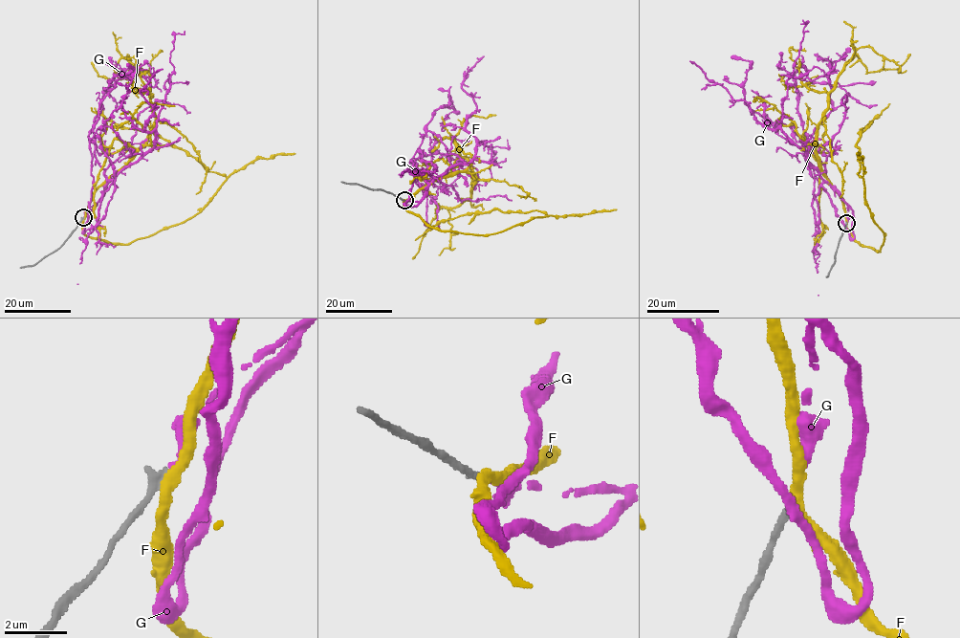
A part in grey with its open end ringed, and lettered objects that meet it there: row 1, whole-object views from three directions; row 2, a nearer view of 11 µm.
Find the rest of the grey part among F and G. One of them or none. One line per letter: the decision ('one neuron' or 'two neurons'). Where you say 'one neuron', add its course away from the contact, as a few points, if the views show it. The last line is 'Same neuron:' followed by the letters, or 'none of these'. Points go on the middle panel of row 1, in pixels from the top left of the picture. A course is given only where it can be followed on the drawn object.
F: two neurons
G: one neuron; course (405, 200), (420, 201), (436, 178), (473, 157), (476, 139), (465, 125), (477, 106), (462, 85), (484, 55)
Same neuron: G

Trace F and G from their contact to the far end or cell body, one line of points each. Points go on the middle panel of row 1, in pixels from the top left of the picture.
F: (404, 200), (408, 211), (433, 228), (475, 234), (548, 215), (538, 210), (469, 212), (439, 221), (415, 240)
G: (405, 200), (420, 201), (436, 178), (473, 157), (476, 139), (465, 125), (477, 106), (462, 85), (484, 55)

